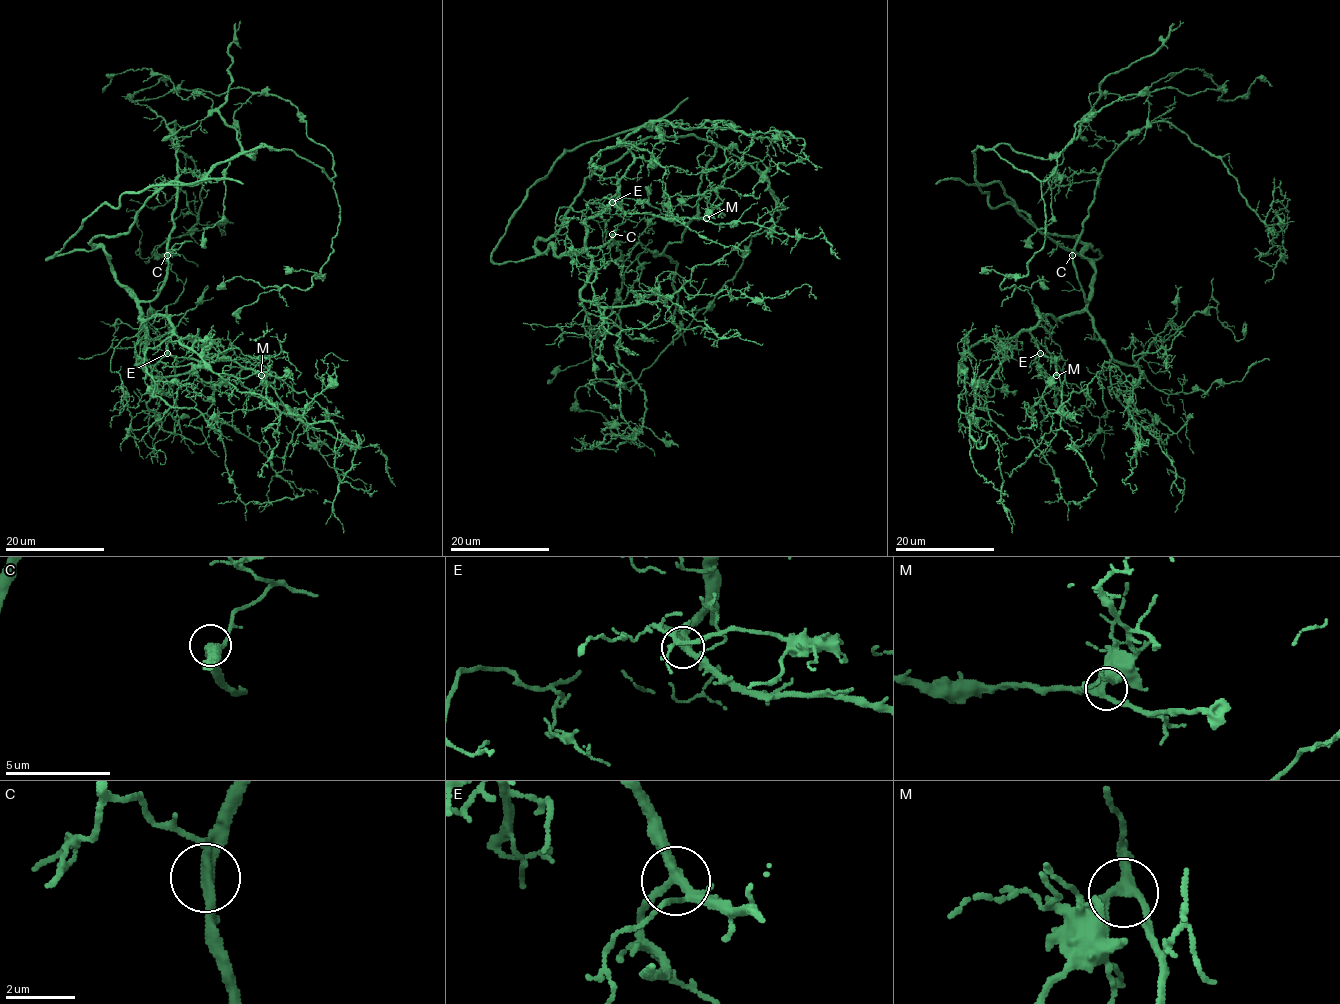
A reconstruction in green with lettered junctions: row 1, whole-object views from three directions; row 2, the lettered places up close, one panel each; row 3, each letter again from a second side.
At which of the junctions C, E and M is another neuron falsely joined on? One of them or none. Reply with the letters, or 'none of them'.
none of them

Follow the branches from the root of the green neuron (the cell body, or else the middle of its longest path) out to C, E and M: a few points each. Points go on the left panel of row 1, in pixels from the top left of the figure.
C: (139, 211), (126, 233), (96, 235), (91, 243), (103, 250), (113, 276), (145, 301), (163, 282), (167, 255)
E: (139, 211), (126, 233), (96, 235), (91, 243), (103, 250), (141, 317), (168, 319), (167, 353)
M: (139, 211), (126, 233), (91, 243), (141, 317), (168, 319), (173, 355), (236, 360), (261, 375)

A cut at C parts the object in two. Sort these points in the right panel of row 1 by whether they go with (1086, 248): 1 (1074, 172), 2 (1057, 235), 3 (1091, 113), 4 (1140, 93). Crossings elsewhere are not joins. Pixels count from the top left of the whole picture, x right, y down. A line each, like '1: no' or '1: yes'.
1: no
2: yes
3: yes
4: yes

